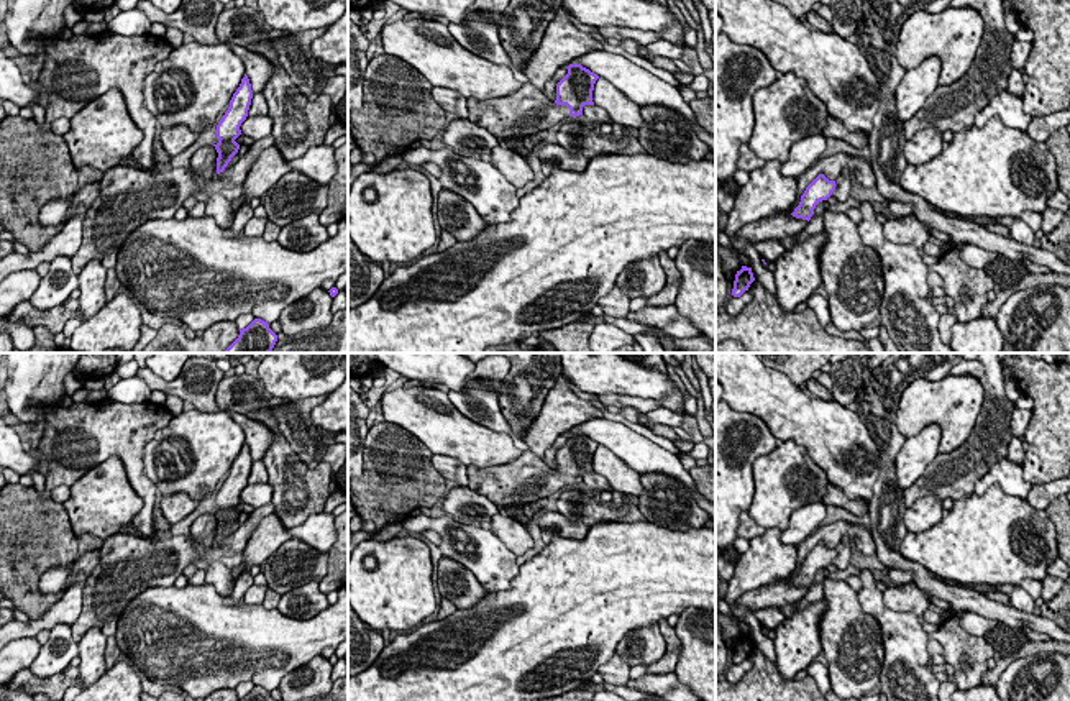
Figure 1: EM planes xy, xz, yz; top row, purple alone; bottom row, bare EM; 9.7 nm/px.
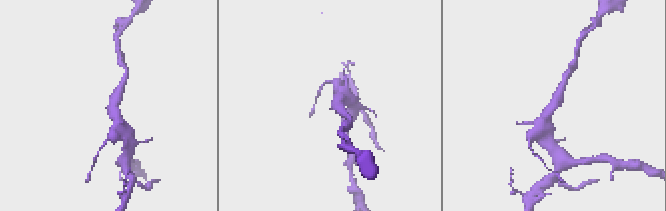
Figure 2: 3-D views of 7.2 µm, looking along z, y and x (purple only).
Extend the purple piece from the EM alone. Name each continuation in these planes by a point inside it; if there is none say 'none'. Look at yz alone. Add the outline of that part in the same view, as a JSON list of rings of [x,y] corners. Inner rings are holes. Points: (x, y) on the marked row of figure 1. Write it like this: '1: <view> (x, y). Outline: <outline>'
1: yz (844, 183). Outline: [[[842,174],[835,179],[835,190],[832,192],[832,197],[837,199],[837,202],[845,202],[850,197],[852,190],[852,177],[848,174]]]

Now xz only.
1: xz (525, 112). Outline: [[[530,82],[499,99],[468,97],[468,120],[486,128],[497,140],[517,138],[522,141],[550,130],[568,117],[566,105],[556,105]]]

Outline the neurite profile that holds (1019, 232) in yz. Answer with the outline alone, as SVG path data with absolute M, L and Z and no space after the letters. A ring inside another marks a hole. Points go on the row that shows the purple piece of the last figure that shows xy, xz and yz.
M1016 218L1008 227L1008 230L1009 230L1009 238L1017 241L1017 243L1031 246L1036 241L1036 233L1032 231L1032 228L1019 218Z

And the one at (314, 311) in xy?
M318 287L305 297L284 307L279 315L281 330L284 335L295 335L305 330L317 330L328 327L333 297L328 291Z

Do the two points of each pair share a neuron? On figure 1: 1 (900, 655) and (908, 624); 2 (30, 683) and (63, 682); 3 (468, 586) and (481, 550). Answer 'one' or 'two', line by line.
1: one
2: one
3: two

